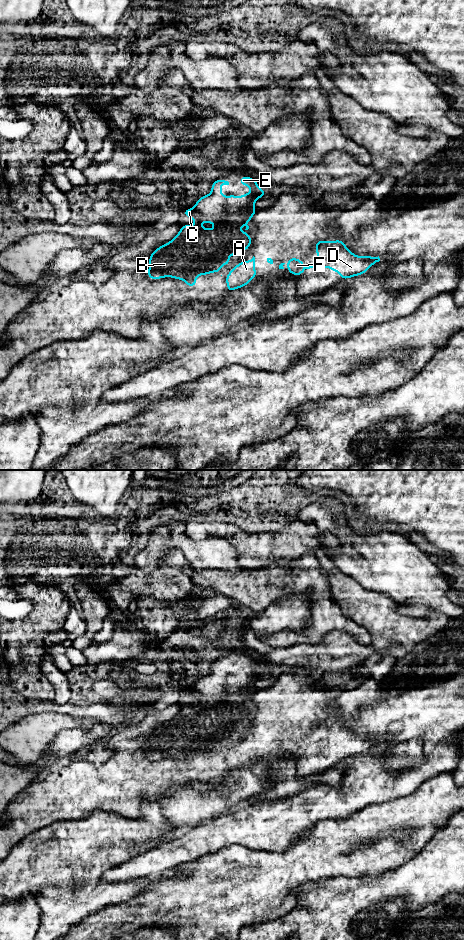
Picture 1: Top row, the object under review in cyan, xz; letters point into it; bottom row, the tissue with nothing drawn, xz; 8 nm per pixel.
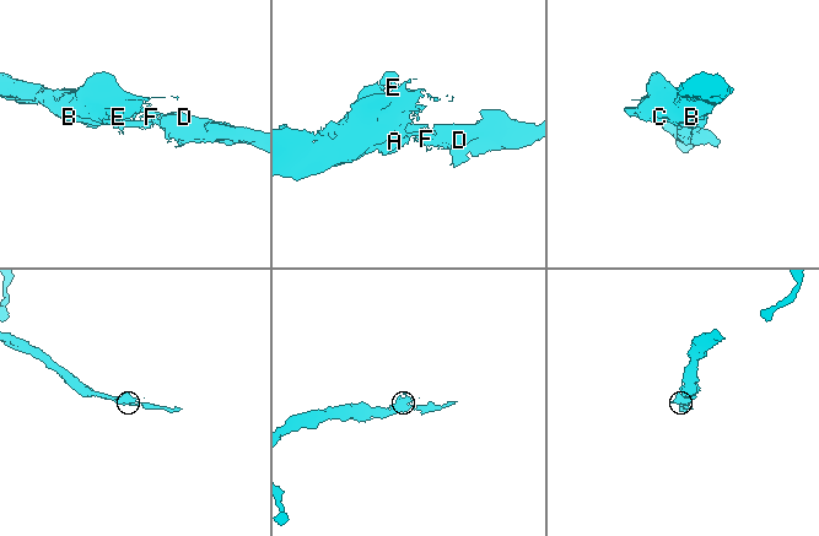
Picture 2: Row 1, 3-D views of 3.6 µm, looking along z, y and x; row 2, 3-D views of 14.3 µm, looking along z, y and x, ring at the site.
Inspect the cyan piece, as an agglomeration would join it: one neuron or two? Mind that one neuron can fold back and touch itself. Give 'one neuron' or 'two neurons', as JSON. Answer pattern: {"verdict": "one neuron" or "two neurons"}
{"verdict": "two neurons"}

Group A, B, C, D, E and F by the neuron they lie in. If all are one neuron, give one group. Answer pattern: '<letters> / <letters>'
A D F / B C E

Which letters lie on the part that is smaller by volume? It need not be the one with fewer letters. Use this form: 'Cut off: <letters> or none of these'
Cut off: A, D, F

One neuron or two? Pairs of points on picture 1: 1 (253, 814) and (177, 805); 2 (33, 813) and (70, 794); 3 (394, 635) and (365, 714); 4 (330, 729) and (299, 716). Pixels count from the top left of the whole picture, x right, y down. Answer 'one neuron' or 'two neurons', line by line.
1: two neurons
2: one neuron
3: two neurons
4: one neuron

